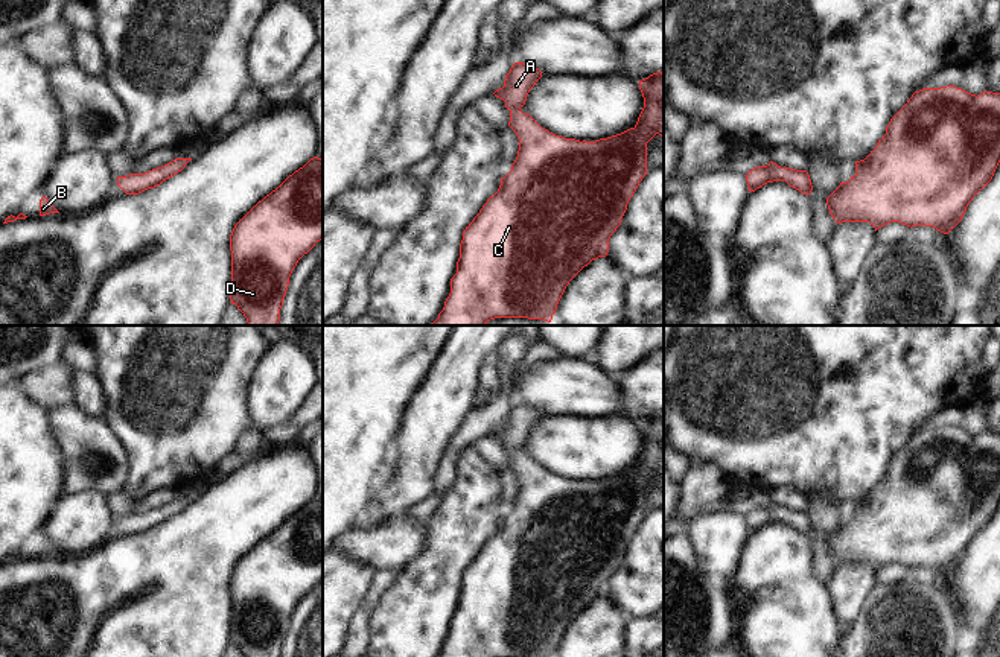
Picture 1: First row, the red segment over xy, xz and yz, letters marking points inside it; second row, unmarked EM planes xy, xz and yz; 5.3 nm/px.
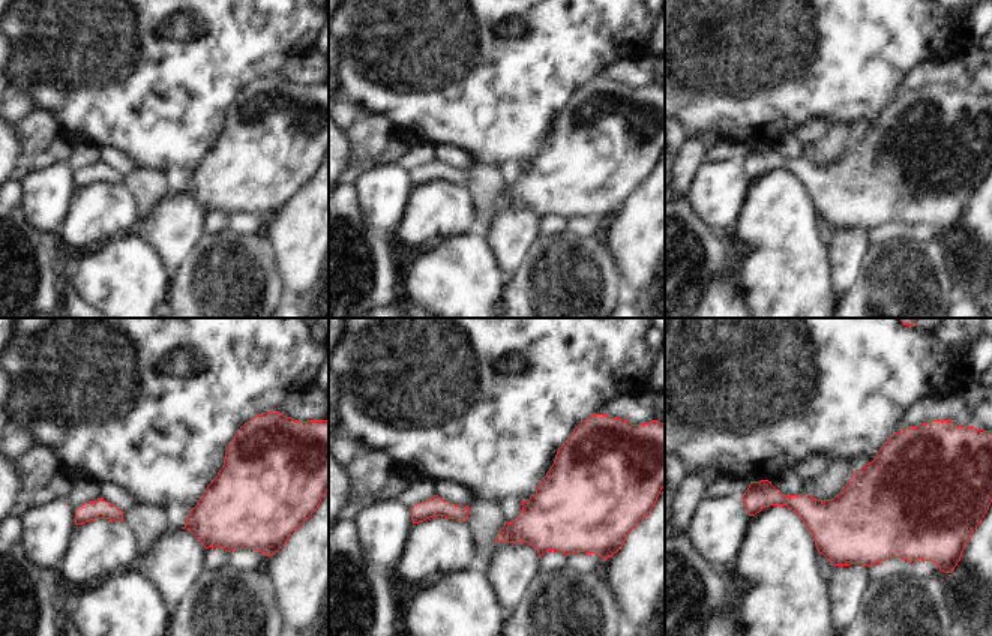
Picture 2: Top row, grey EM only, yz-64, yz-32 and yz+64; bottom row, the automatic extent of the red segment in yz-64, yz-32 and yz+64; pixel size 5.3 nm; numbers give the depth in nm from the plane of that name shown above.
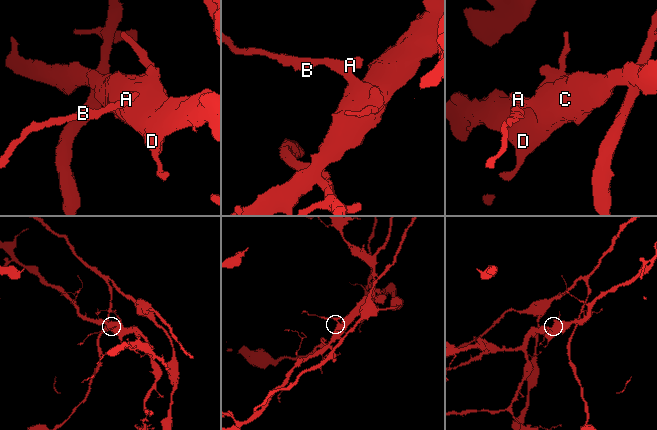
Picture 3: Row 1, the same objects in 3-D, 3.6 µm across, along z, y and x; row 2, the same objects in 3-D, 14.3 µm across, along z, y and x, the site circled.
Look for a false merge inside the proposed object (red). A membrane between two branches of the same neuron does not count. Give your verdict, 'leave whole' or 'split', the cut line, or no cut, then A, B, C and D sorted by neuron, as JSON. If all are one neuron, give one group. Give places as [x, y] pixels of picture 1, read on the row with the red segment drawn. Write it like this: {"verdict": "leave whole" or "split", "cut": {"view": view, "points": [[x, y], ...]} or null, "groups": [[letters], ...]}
{"verdict": "leave whole", "cut": null, "groups": [["A", "B", "C", "D"]]}

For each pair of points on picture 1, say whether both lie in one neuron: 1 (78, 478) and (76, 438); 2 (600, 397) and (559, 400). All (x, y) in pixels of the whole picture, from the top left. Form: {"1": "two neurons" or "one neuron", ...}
{"1": "one neuron", "2": "one neuron"}

